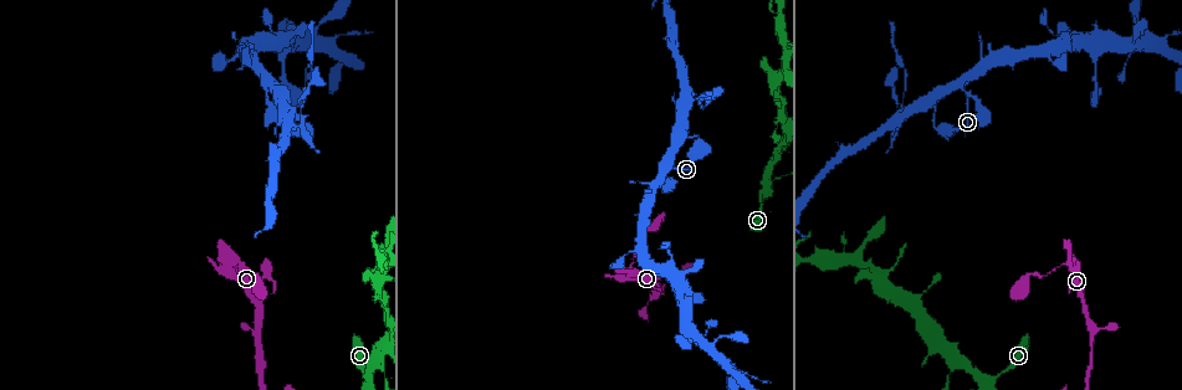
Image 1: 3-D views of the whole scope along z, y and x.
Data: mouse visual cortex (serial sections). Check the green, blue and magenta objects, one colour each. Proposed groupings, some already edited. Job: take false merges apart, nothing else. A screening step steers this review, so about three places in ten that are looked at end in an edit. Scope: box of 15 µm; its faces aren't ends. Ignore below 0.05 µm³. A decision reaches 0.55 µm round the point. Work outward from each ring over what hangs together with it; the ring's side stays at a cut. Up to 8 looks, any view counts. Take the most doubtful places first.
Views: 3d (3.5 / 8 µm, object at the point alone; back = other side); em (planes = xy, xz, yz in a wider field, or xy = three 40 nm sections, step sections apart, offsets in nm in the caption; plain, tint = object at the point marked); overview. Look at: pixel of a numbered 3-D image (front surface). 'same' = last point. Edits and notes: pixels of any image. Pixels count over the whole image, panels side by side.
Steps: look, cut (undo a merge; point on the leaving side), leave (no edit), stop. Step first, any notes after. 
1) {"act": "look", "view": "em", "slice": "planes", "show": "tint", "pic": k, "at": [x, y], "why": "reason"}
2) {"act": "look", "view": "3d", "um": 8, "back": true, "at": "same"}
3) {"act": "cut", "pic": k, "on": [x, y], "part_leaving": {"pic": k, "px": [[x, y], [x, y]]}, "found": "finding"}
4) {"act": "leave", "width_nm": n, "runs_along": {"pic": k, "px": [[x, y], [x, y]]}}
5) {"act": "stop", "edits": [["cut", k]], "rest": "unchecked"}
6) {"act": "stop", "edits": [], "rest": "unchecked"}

{"act": "look", "view": "3d", "um": 3.5, "pic": 1, "at": [225, 254], "why": "thick turns thin"}

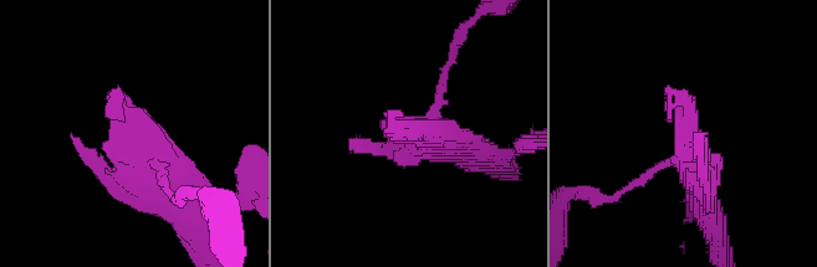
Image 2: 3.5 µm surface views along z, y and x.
{"act": "look", "view": "em", "slice": "xy", "step": 1, "show": "tint", "pic": 2, "at": [415, 135], "arm_widths_nm": [150, 350], "why": "now the EM"}

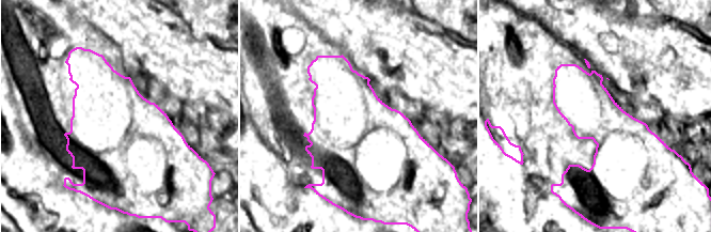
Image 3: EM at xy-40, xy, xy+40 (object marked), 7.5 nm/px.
{"act": "leave", "runs_along": {"pic": 2, "px": [[184, 196], [123, 121]]}, "found": "all the same cell"}

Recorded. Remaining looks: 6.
{"act": "look", "view": "em", "slice": "xy", "step": 3, "show": "tint", "pic": 1, "at": [375, 361], "why": "a fork"}

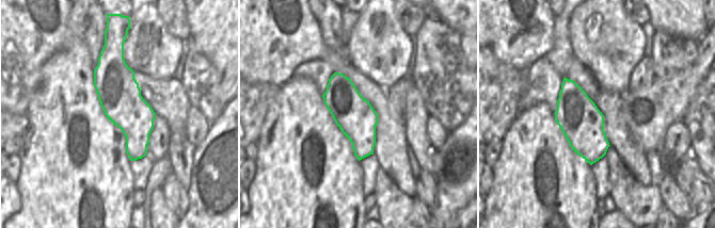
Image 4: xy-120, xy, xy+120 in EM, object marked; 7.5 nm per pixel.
{"act": "look", "view": "3d", "um": 3.5, "at": "same", "why": "see where the arms go"}

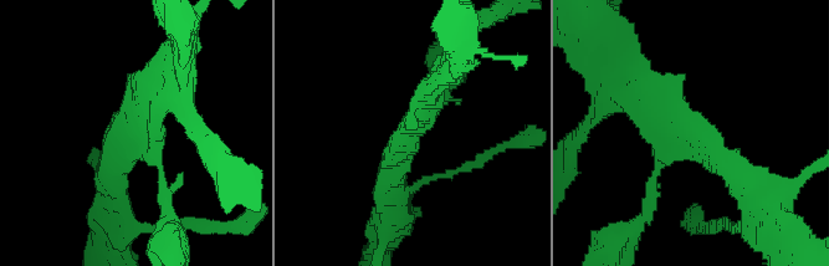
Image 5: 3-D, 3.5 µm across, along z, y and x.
{"act": "leave", "width_nm": 300, "runs_along": {"pic": 4, "px": [[118, 48], [132, 158]]}, "found": "all the same cell"}

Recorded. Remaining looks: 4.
{"act": "look", "view": "3d", "um": 3.5, "pic": 1, "at": [772, 77], "why": "thick turns thin"}

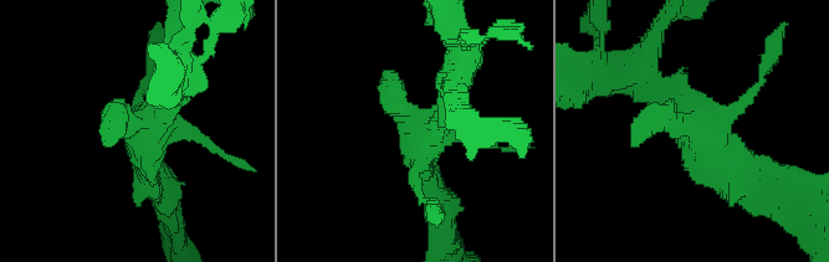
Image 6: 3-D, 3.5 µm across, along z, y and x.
{"act": "look", "view": "em", "slice": "xy", "step": 1, "show": "tint", "pic": 6, "at": [698, 126], "why": "now the EM"}

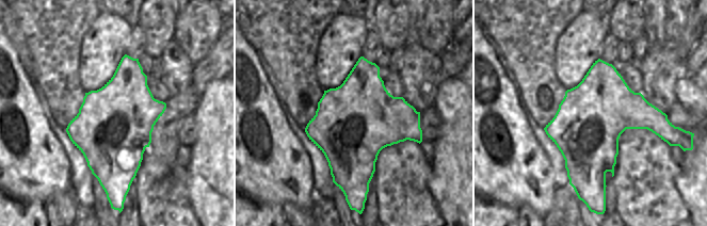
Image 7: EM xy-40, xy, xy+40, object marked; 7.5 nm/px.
{"act": "leave", "runs_along": {"pic": 6, "px": [[760, 178], [727, 163], [644, 78]]}, "found": "one cell here"}

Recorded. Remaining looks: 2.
{"act": "stop", "edits": [], "rest": "unchecked"}

